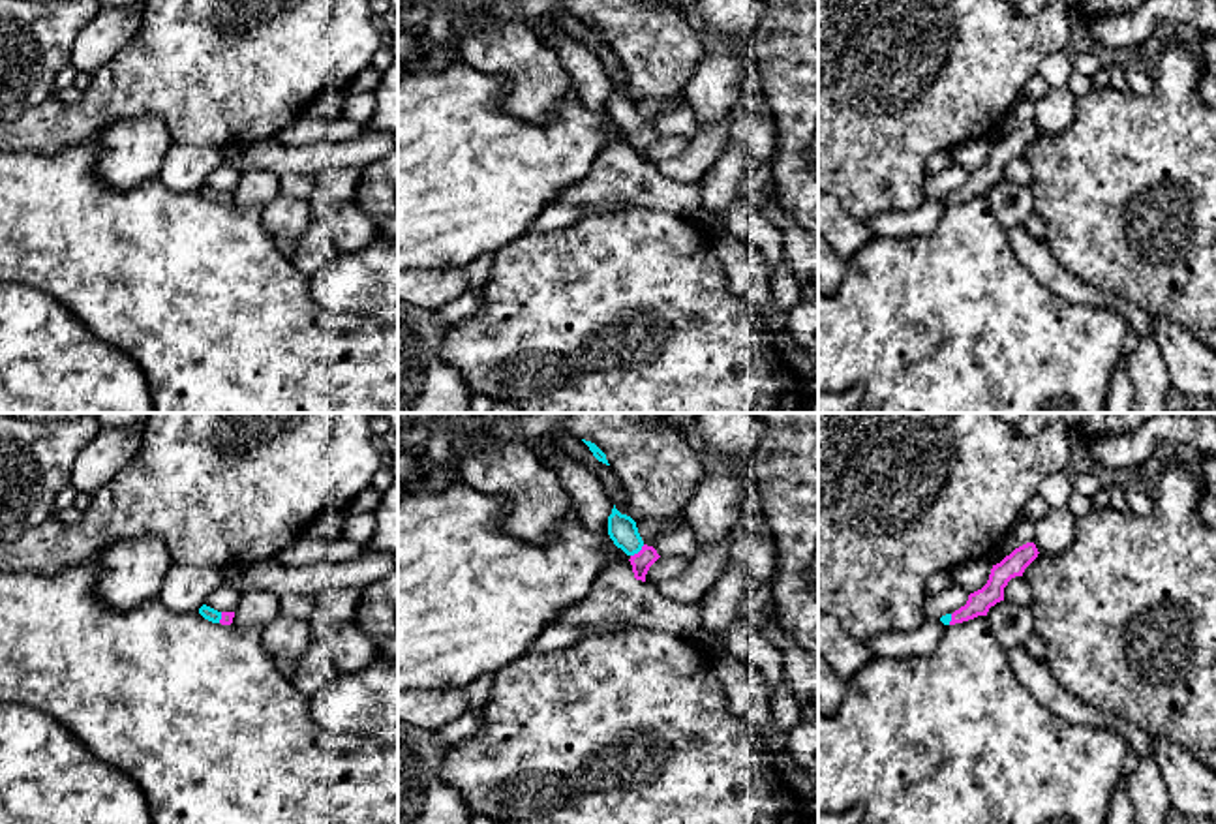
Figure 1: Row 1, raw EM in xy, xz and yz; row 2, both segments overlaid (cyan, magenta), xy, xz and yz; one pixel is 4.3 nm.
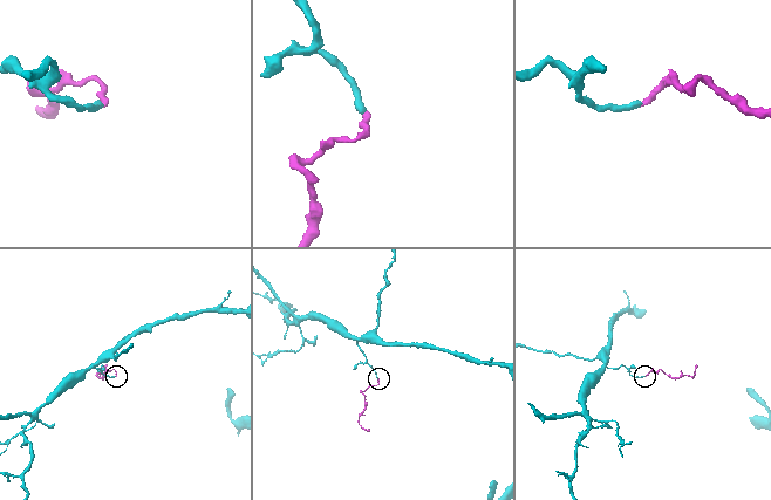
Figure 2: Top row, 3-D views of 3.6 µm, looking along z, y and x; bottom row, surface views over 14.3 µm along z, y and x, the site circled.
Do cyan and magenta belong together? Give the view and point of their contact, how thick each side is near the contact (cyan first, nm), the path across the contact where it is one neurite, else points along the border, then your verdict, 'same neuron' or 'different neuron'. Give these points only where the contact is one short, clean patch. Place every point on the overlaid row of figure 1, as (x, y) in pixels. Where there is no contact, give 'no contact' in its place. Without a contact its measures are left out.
meets cyan in xz at (637, 552); 120 nm thick on the cyan side, 90 nm on the other; runs through xz (622, 528), (637, 552), (640, 562); same neuron

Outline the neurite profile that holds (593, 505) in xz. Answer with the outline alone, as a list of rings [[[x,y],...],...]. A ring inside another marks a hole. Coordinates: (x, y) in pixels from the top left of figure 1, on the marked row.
[[[537,447],[533,452],[546,467],[557,473],[582,524],[593,533],[608,533],[614,501],[604,492],[602,482],[578,458],[561,449]]]

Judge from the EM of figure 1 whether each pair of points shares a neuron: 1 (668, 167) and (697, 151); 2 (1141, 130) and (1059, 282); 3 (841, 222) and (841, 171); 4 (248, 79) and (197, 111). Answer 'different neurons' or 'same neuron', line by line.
1: same neuron
2: different neurons
3: different neurons
4: same neuron

